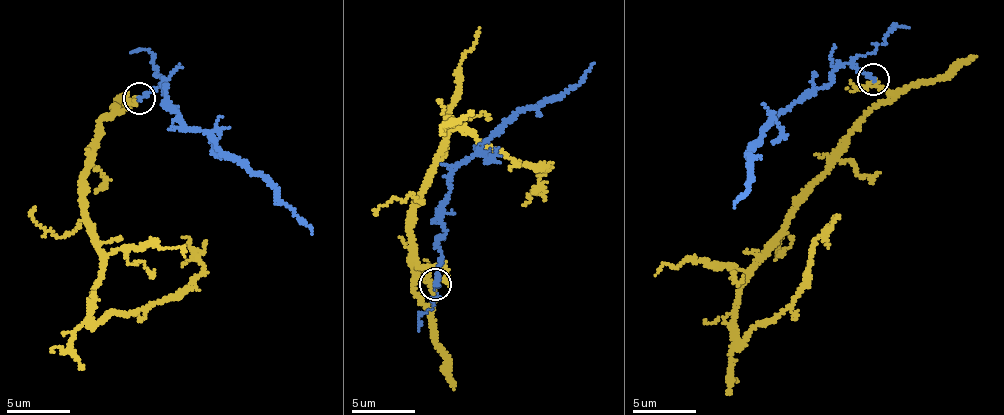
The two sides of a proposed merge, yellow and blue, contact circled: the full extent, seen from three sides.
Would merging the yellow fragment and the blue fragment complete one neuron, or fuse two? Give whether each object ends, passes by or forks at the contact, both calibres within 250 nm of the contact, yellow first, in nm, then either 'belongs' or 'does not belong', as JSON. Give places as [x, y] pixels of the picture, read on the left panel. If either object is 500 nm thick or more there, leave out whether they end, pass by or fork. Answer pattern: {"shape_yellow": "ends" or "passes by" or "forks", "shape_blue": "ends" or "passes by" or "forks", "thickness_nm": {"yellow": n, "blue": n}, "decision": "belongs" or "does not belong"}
{"shape_yellow": "forks", "shape_blue": "ends", "thickness_nm": {"yellow": 120, "blue": 180}, "decision": "belongs"}

